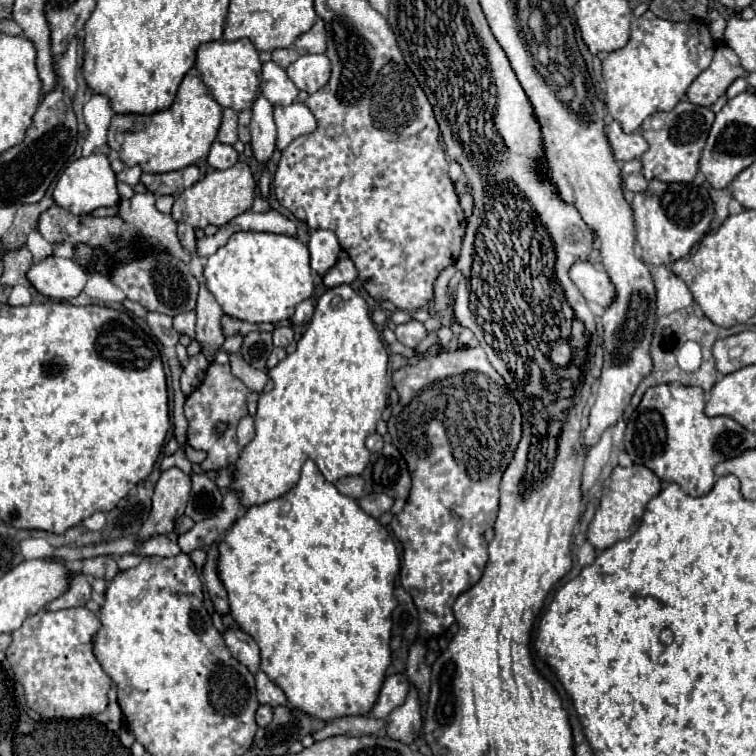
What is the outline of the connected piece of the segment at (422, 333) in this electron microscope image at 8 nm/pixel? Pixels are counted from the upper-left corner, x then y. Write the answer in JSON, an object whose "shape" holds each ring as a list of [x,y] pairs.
{"shape":[[[411,320],[411,322],[405,322],[405,324],[399,324],[395,328],[395,336],[399,342],[403,342],[405,346],[409,348],[415,348],[425,336],[427,336],[427,330],[421,322],[417,320]]]}

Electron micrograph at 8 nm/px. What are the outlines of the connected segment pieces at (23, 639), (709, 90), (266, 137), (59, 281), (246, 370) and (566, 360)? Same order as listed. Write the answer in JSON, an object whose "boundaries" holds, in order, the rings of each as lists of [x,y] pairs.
{"boundaries":[[[[67,608],[57,612],[41,610],[11,634],[13,642],[5,654],[19,684],[25,688],[29,708],[45,718],[83,718],[107,708],[111,678],[93,654],[93,638],[99,628],[101,620],[95,612],[87,608]]],[[[719,44],[711,66],[701,72],[689,86],[687,100],[697,106],[711,106],[739,76],[747,76],[739,64],[739,58],[727,44]]],[[[259,96],[253,104],[253,118],[249,124],[251,130],[251,148],[257,162],[267,164],[275,150],[275,122],[273,122],[273,106]]],[[[51,256],[43,262],[35,262],[27,272],[29,282],[47,298],[73,300],[81,294],[87,274],[69,258]]],[[[229,352],[229,364],[231,364],[231,372],[253,392],[263,392],[265,384],[267,384],[267,374],[261,370],[251,368],[249,364],[245,364],[245,360],[239,356],[239,352]]],[[[559,340],[559,344],[551,348],[551,364],[555,364],[555,368],[567,368],[571,362],[577,362],[571,360],[571,344],[567,344],[567,340]]]]}

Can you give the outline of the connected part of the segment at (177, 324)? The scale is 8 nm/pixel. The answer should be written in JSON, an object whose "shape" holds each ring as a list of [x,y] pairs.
{"shape":[[[185,312],[173,318],[173,328],[179,334],[187,334],[189,338],[195,336],[195,312]]]}

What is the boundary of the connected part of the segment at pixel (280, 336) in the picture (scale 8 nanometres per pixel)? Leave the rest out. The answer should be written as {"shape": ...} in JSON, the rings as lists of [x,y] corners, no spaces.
{"shape":[[[275,328],[273,330],[273,344],[279,346],[279,348],[285,348],[289,342],[293,342],[293,330],[291,328]]]}

